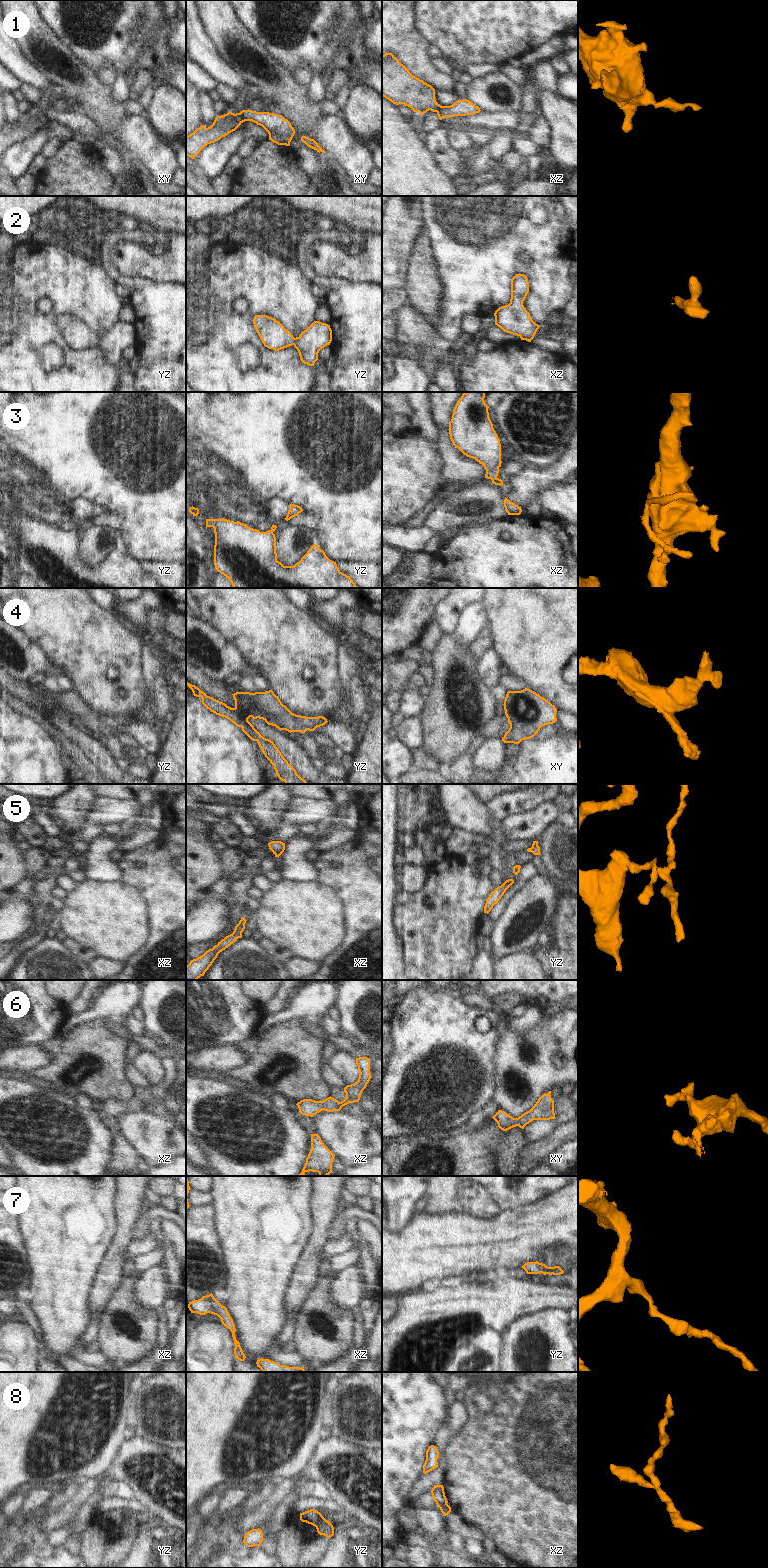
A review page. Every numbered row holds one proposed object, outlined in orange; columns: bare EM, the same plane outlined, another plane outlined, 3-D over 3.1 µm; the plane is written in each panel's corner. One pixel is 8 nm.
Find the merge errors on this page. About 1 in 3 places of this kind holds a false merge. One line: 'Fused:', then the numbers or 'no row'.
Fused: 1, 8.

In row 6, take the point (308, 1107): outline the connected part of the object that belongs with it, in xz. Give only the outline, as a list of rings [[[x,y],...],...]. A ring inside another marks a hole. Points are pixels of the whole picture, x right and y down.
[[[359,1057],[356,1058],[356,1064],[359,1070],[358,1081],[354,1084],[347,1085],[344,1088],[346,1098],[339,1102],[333,1097],[328,1097],[323,1101],[315,1101],[312,1099],[303,1099],[296,1105],[302,1115],[313,1117],[322,1110],[327,1112],[340,1111],[341,1108],[349,1103],[359,1102],[363,1090],[371,1079],[370,1071],[370,1058]]]

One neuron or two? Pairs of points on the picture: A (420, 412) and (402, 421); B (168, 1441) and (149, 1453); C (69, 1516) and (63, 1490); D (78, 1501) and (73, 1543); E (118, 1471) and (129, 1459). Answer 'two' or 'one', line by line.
A: two
B: two
C: two
D: two
E: one

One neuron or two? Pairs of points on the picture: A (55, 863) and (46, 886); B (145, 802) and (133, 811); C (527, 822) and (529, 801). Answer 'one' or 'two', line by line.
A: one
B: two
C: two

